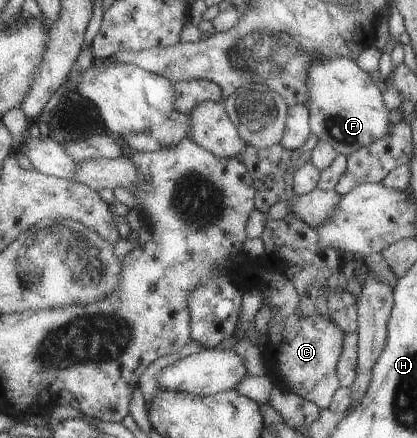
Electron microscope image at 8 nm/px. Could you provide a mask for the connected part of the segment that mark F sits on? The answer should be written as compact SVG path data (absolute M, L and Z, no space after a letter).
M344 57L322 59L312 63L306 75L310 100L305 106L308 109L310 135L329 144L336 155L347 158L390 132L390 110L383 106L378 83L367 72L360 70L354 61Z

